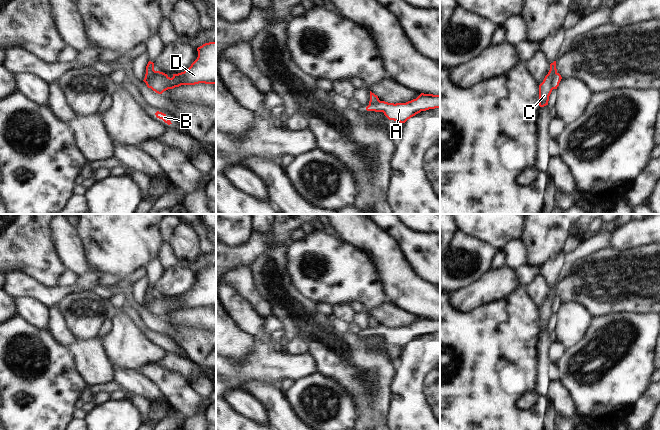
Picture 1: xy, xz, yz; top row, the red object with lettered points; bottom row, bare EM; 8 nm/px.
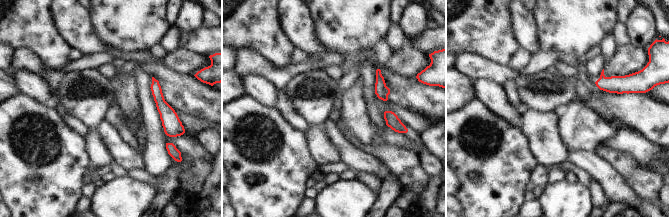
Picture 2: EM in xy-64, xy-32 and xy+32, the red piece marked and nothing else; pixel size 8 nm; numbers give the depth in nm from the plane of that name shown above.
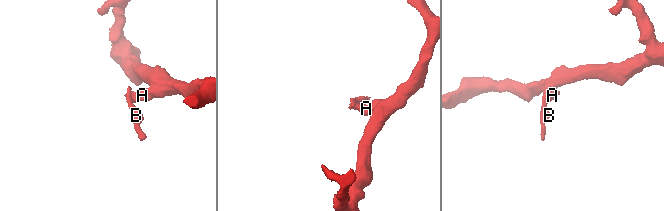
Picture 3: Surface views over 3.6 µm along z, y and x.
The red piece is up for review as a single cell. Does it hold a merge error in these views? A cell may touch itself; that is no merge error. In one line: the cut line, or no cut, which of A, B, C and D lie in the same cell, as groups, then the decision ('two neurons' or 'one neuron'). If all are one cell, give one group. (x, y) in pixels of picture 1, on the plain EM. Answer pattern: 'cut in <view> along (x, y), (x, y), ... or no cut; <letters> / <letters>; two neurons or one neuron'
cut in xy along (154, 294), (147, 304), (147, 308), (150, 311); A D / B C; two neurons

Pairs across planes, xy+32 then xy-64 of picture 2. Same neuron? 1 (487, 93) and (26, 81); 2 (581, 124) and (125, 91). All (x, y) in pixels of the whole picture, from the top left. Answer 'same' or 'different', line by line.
1: same
2: same

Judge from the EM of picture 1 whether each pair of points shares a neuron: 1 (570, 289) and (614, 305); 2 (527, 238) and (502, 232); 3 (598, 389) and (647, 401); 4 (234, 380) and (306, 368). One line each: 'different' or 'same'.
1: same
2: different
3: different
4: same

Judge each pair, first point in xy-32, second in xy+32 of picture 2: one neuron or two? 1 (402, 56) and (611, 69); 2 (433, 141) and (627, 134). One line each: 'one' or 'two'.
1: one
2: two

